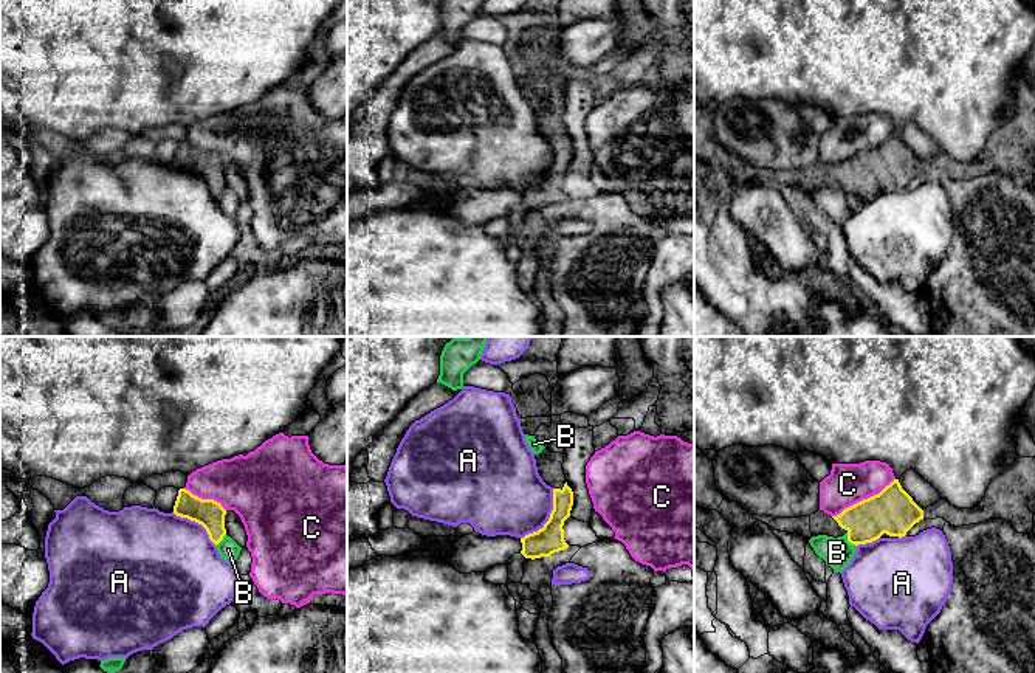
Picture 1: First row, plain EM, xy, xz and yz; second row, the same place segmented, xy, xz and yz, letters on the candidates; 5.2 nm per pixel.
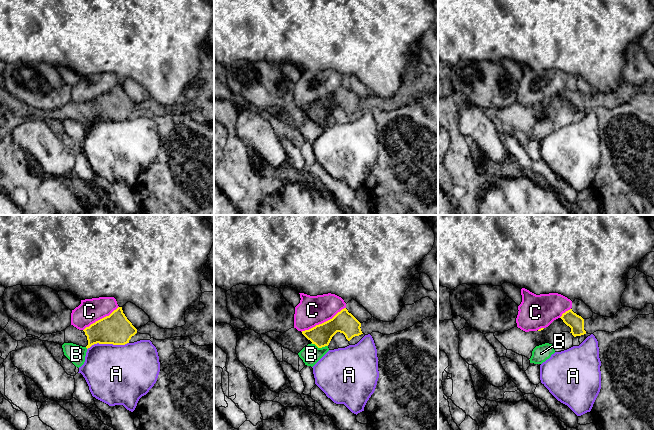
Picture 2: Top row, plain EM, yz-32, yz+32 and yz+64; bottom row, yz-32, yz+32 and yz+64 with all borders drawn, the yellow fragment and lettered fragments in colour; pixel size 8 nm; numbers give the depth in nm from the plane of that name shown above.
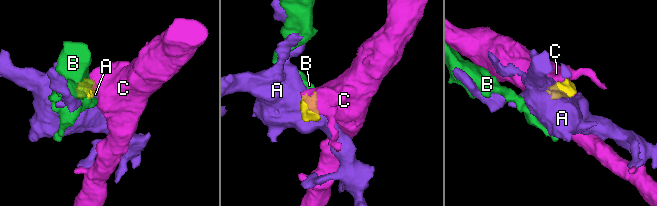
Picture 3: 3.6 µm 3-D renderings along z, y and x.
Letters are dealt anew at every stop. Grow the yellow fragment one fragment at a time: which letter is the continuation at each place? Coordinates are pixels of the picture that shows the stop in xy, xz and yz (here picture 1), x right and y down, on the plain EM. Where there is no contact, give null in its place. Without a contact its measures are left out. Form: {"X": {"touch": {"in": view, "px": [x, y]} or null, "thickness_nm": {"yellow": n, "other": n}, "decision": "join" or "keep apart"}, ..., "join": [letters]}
{"A": {"touch": {"in": "xz", "px": [549, 171]}, "thickness_nm": {"yellow": 140, "other": 400}, "decision": "keep apart"}, "B": {"touch": {"in": "yz", "px": [848, 193]}, "thickness_nm": {"yellow": 220, "other": 160}, "decision": "keep apart"}, "C": {"touch": {"in": "yz", "px": [863, 152]}, "thickness_nm": {"yellow": 240, "other": 220}, "decision": "keep apart"}, "join": []}

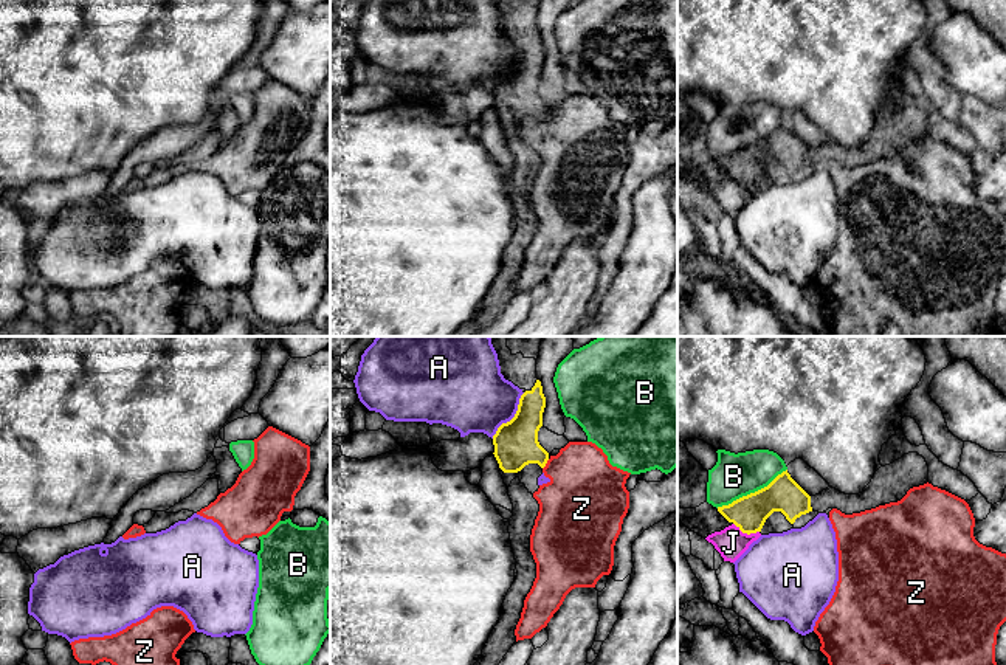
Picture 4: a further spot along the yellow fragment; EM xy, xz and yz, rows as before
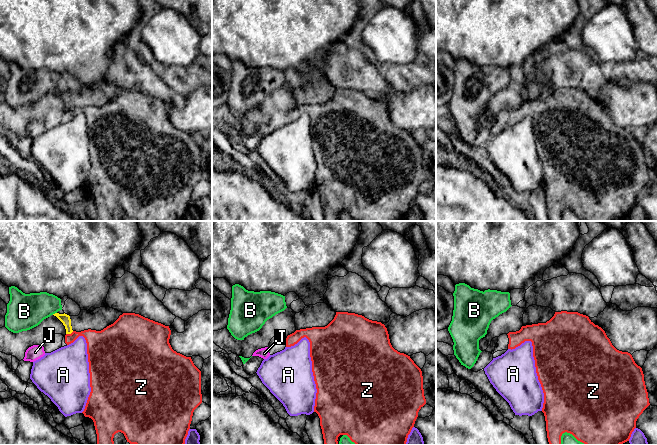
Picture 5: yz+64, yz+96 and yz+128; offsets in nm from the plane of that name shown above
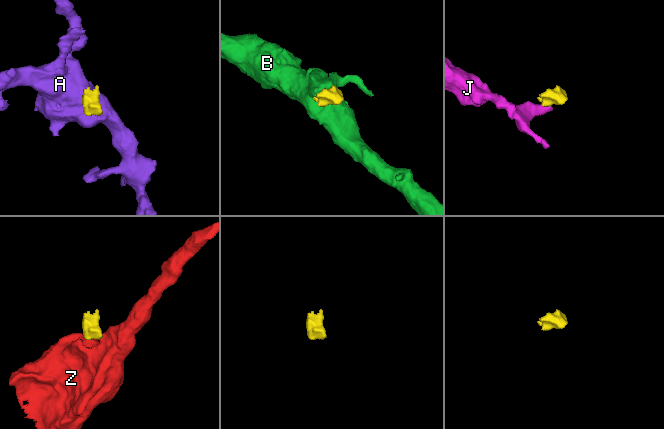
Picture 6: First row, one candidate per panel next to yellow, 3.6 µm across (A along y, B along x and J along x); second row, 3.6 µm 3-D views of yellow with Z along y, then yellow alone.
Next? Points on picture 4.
{"A": {"touch": {"in": "xz", "px": [513, 70]}, "thickness_nm": {"yellow": 220, "other": 380}, "decision": "keep apart"}, "B": {"touch": {"in": "yz", "px": [751, 146]}, "thickness_nm": {"yellow": 180, "other": 220}, "decision": "keep apart"}, "J": {"touch": {"in": "yz", "px": [746, 185]}, "thickness_nm": {"yellow": 180, "other": 160}, "decision": "keep apart"}, "Z": {"touch": {"in": "xz", "px": [546, 115]}, "thickness_nm": {"yellow": 220, "other": 380}, "decision": "keep apart"}, "join": []}

